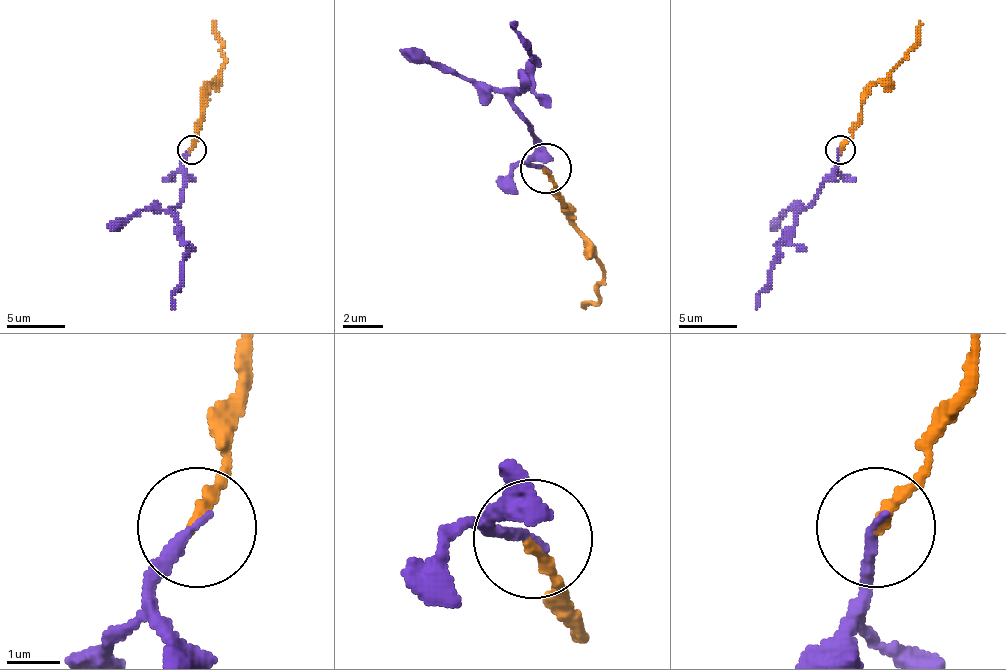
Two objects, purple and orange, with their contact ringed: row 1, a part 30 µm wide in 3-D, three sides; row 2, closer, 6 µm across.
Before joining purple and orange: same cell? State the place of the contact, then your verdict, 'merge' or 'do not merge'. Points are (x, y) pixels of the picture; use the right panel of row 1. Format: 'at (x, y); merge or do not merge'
at (840, 150); merge

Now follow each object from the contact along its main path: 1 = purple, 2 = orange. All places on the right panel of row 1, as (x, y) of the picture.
1: (841, 149), (838, 169), (800, 213), (794, 233), (780, 248), (771, 283), (759, 294), (756, 309)
2: (841, 149), (858, 120), (864, 94), (916, 41), (919, 21)

